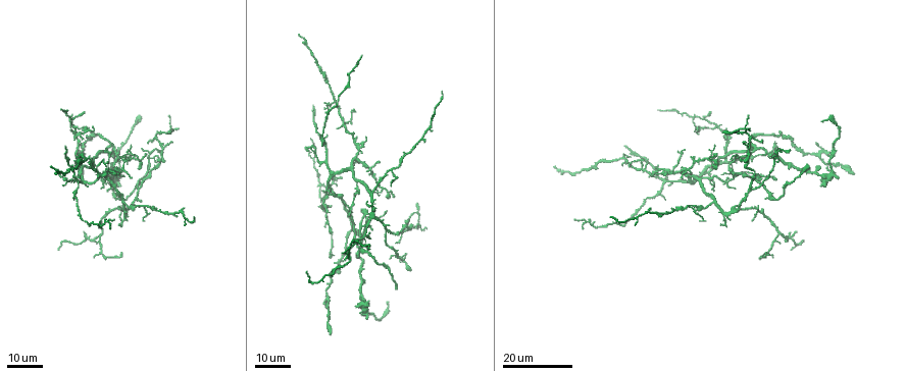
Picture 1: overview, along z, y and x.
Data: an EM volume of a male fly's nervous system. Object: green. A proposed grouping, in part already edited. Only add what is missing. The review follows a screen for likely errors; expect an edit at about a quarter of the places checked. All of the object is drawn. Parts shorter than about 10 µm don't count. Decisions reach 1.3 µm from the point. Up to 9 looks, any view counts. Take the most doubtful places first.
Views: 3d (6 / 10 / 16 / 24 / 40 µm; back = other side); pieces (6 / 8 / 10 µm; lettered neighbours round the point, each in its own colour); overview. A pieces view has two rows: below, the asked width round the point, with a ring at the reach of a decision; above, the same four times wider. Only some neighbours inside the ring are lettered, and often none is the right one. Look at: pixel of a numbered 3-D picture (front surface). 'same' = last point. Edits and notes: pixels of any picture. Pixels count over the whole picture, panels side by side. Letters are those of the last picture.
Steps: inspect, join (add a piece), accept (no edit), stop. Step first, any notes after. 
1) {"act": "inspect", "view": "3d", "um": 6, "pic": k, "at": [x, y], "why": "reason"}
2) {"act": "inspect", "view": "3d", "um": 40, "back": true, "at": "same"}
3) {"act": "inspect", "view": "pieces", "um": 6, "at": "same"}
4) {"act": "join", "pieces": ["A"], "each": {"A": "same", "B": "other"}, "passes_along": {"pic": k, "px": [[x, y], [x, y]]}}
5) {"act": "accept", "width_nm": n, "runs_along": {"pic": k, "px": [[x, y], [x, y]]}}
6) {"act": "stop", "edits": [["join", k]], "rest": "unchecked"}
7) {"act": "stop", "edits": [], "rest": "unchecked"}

{"act": "inspect", "view": "3d", "um": 24, "pic": 1, "at": [85, 112]}

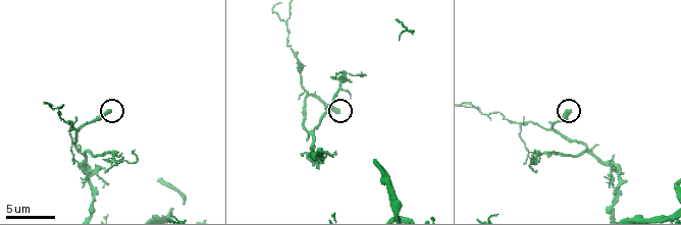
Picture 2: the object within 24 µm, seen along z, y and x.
{"act": "inspect", "view": "3d", "um": 10, "pic": 2, "at": [109, 111]}

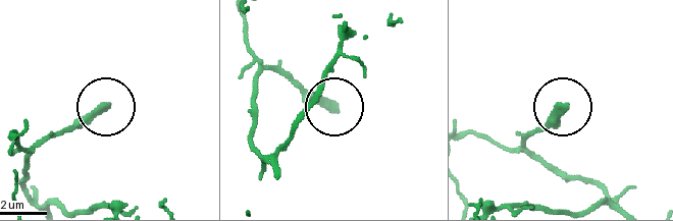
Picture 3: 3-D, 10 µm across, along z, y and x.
{"act": "inspect", "view": "pieces", "um": 10, "pic": 3, "at": [564, 104]}

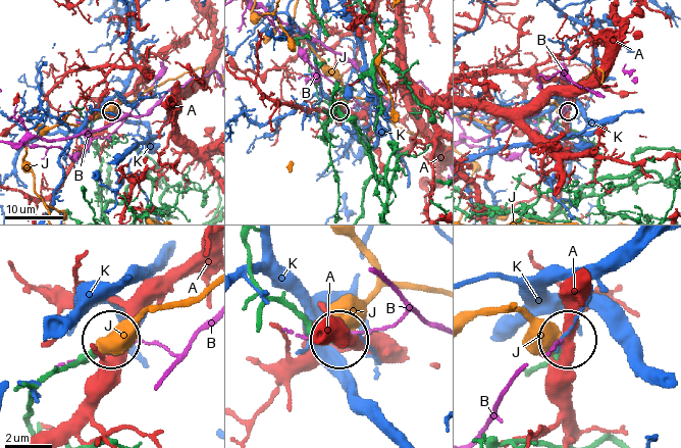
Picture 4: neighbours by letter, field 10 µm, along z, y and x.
{"act": "accept", "each": {"A": "other", "B": "other", "J": "other", "K": "other"}, "found": "no lettered piece goes on from it"}

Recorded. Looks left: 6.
{"act": "inspect", "view": "3d", "um": 16, "pic": 1, "at": [312, 107], "why": "free end"}

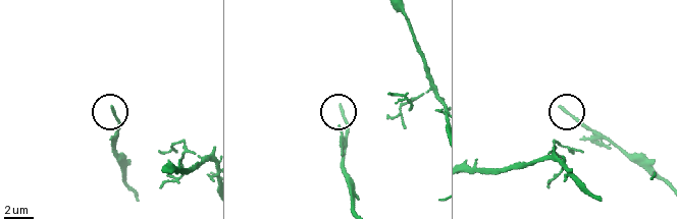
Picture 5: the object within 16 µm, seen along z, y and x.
{"act": "inspect", "view": "pieces", "um": 10, "pic": 5, "at": [559, 109]}

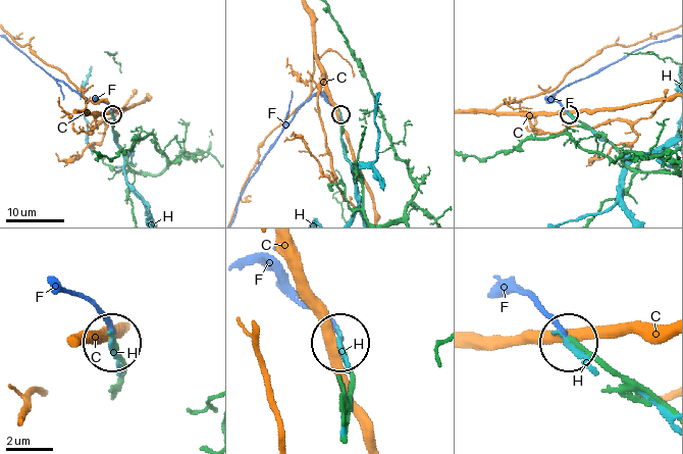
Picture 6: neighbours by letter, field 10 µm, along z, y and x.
{"act": "join", "pieces": ["F"], "width_nm": 180, "each": {"C": "other", "F": "same", "H": "other"}, "passes_along": {"pic": 6, "px": [[119, 383], [124, 365], [111, 324], [90, 301], [60, 290]]}, "found": "the neuron continues"}

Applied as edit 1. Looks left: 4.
{"act": "inspect", "view": "3d", "um": 24, "pic": 1, "at": [797, 230], "why": "branch stops here"}

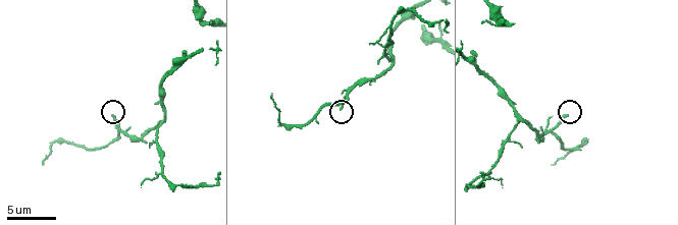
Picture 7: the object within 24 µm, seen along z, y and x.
{"act": "inspect", "view": "3d", "um": 6, "pic": 7, "at": [565, 113]}

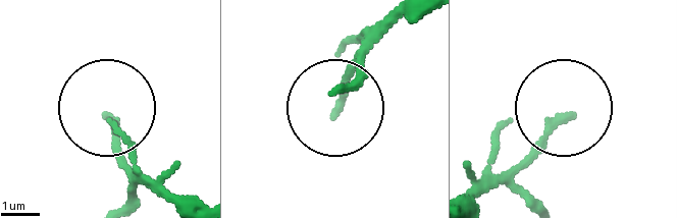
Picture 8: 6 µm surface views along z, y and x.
{"act": "inspect", "view": "pieces", "um": 6, "pic": 8, "at": [335, 113]}

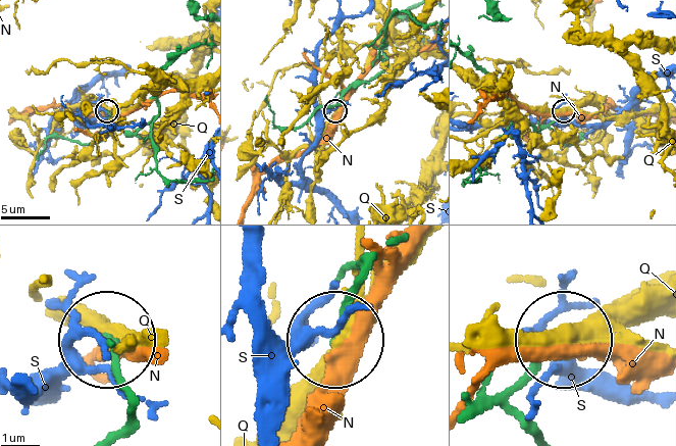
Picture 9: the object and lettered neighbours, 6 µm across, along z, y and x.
{"act": "accept", "each": {"N": "other", "Q": "other", "S": "other"}, "runs_along": {"pic": 9, "px": [[364, 280], [338, 335]]}, "found": "no lettered piece goes on from it"}

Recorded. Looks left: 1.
{"act": "stop", "edits": [["join", 6]], "rest": "unchecked"}

